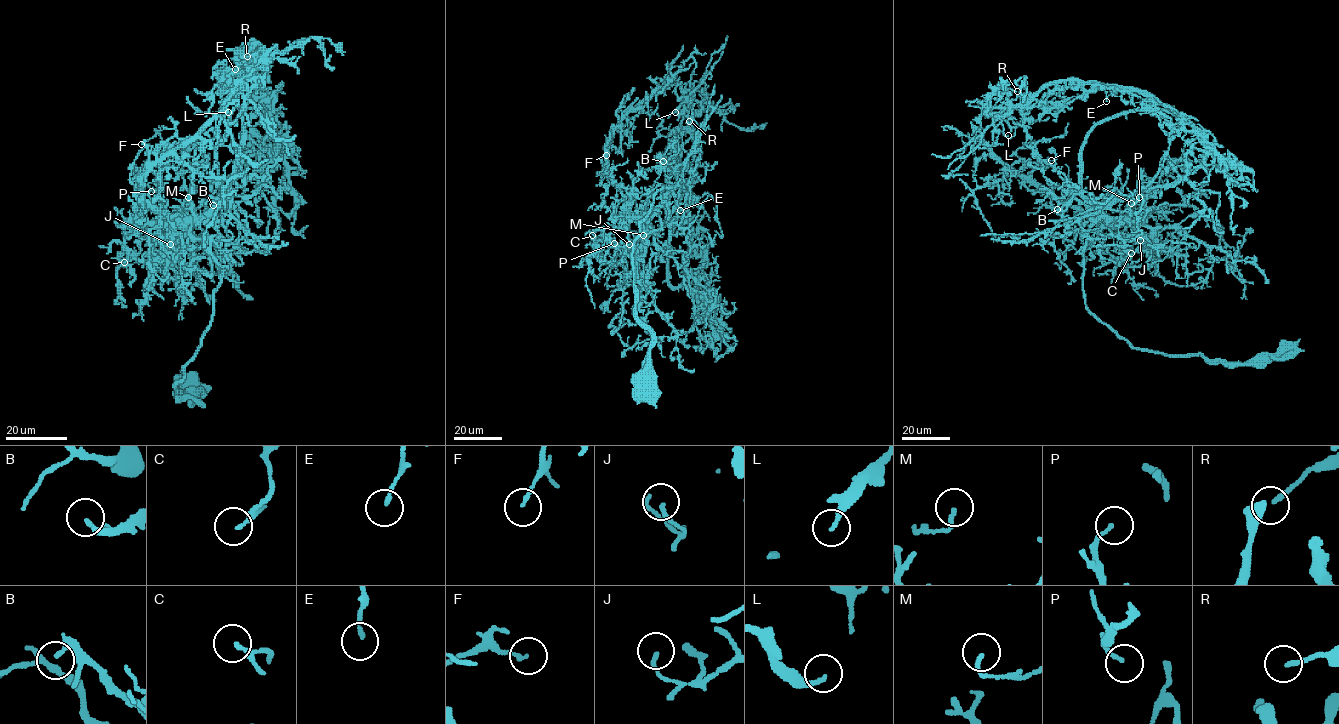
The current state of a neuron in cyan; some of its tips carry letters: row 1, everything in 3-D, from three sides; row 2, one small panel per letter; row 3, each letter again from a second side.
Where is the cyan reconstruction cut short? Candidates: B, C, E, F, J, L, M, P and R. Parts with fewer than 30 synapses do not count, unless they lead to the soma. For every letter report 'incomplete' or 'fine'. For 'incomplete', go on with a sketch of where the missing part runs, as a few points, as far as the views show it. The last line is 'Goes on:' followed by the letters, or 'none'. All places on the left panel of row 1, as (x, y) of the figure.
B: incomplete; course (213, 205), (211, 211), (218, 211), (215, 217), (213, 215)
C: fine
E: fine
F: fine
J: fine
L: fine
M: fine
P: fine
R: fine
Goes on: B

